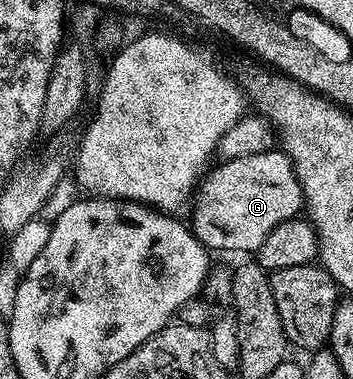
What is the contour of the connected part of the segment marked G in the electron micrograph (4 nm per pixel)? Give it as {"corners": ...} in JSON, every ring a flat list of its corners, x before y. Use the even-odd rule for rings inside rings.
{"corners":[[280,148,221,161,216,165,201,178,191,198,191,228,206,249,230,249,233,253,256,254,257,249,263,247,263,239,267,239,275,227,284,221,294,220,302,212,299,179,291,159]]}

